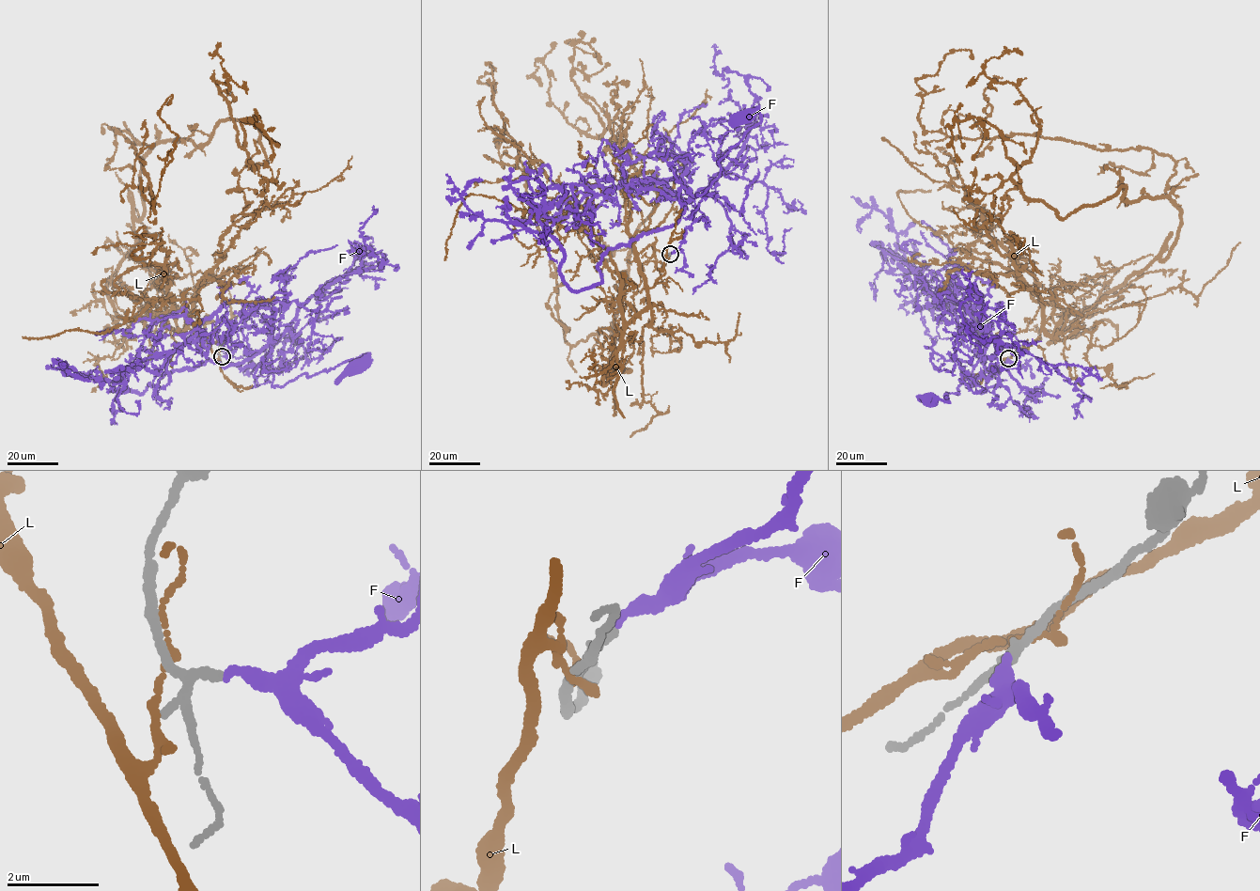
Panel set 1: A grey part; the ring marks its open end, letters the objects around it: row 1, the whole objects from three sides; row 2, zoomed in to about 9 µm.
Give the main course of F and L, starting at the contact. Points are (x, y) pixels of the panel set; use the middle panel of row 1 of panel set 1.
F: (670, 254), (692, 222), (692, 195), (711, 186), (719, 160), (760, 120), (754, 111), (746, 117)
L: (668, 257), (601, 383), (630, 369), (607, 329), (565, 338), (487, 62), (478, 82), (493, 92)

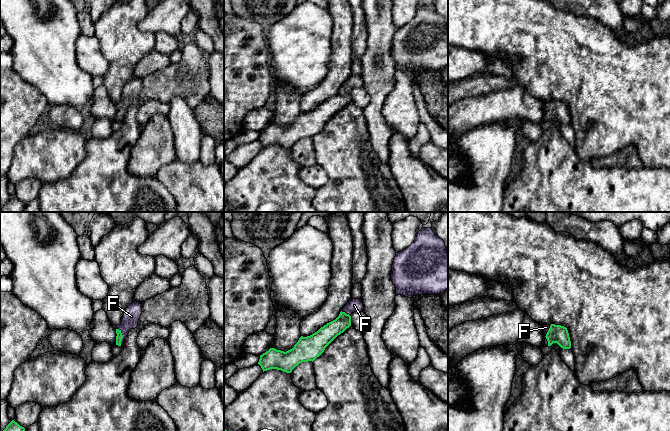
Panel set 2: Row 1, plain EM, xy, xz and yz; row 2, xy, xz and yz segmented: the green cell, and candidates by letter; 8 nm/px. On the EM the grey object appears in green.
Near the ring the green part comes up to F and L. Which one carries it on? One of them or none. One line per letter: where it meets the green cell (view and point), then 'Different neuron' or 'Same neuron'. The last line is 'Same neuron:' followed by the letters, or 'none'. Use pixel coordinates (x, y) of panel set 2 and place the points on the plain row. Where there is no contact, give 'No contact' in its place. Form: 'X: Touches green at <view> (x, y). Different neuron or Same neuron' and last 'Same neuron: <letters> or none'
F: Touches green at xy (122, 112). Same neuron
L: No contact. Different neuron
Same neuron: F

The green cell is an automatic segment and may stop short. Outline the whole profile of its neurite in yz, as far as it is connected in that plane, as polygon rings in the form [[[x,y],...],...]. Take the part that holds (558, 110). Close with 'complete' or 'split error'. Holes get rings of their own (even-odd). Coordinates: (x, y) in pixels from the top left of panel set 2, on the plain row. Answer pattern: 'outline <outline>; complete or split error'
outline [[[543,101],[545,110],[545,121],[551,122],[557,119],[563,125],[571,124],[571,117],[566,103],[561,101]]]; split error

